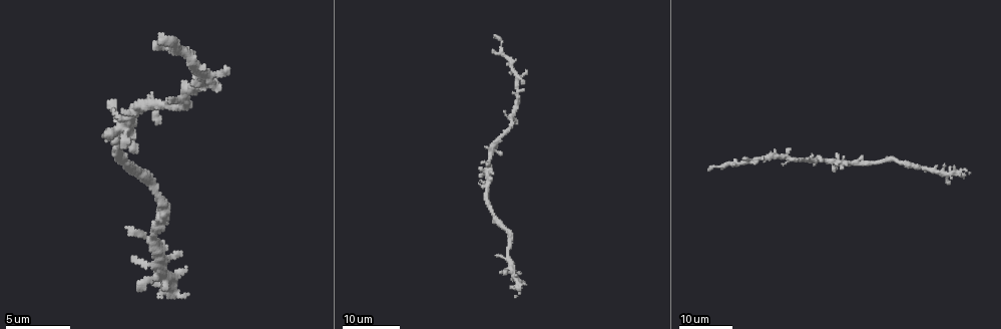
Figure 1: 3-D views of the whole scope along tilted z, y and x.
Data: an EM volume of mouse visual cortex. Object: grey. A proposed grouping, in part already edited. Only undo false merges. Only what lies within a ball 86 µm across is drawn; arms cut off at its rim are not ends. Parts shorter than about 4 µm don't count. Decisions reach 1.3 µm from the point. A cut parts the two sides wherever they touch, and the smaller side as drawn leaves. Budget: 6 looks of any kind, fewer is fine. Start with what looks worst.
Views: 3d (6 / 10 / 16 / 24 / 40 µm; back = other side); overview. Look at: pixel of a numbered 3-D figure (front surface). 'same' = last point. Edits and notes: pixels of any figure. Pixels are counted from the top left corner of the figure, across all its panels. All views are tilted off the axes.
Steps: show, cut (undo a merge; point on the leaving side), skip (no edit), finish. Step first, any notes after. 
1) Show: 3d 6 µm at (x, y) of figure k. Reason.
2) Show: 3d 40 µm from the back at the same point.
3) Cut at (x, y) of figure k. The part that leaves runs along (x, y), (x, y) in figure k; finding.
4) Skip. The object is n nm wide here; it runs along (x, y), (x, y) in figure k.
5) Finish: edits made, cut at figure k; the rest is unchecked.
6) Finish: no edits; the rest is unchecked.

Show: 3d 24 µm at (838, 164) of figure 1. A fork.

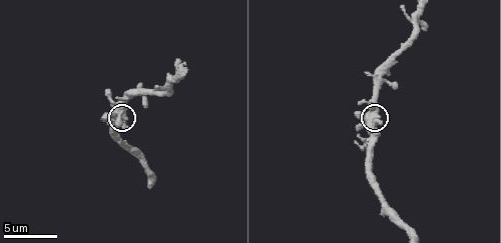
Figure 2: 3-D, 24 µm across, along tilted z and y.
Show: 3d 6 µm at the same point.

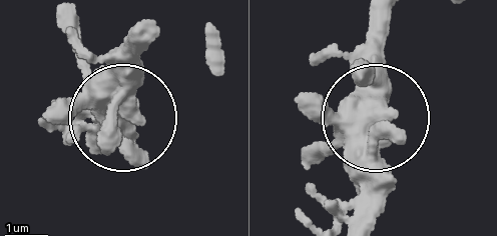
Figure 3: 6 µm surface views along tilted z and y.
Skip. The object is 500 nm wide here; continuous, no second neuron.

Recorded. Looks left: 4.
Show: 3d 16 µm at (183, 52) of figure 1. Sudden change in width.

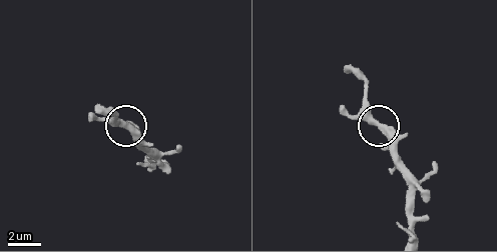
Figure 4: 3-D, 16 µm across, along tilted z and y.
Show: 3d 10 µm at (375, 123) of figure 4. Zoom in.

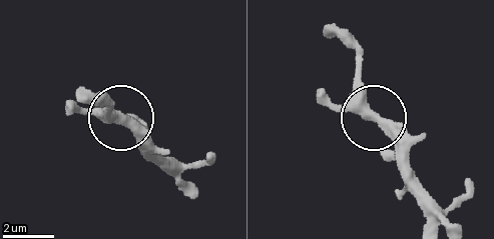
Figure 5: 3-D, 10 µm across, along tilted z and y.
Skip. The object is 430 nm wide here; it runs along (428, 225), (405, 149), (373, 114), (358, 61) in figure 5; one neuron here.

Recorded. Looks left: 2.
Show: 3d 24 µm at (516, 94) of figure 1.

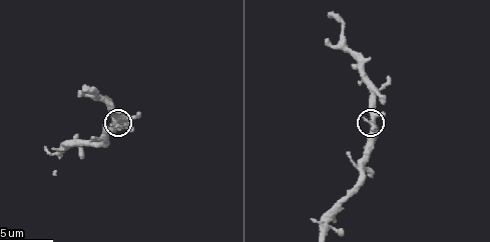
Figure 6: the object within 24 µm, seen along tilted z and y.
Show: 3d 6 µm at (374, 125) of figure 6.

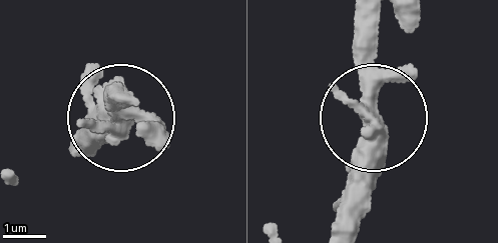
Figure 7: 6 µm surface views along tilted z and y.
Skip. It runs along (333, 222), (374, 106), (374, 16) in figure 7; continuous, no second neuron.

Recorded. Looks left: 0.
Finish: no edits; the rest is unchecked.

